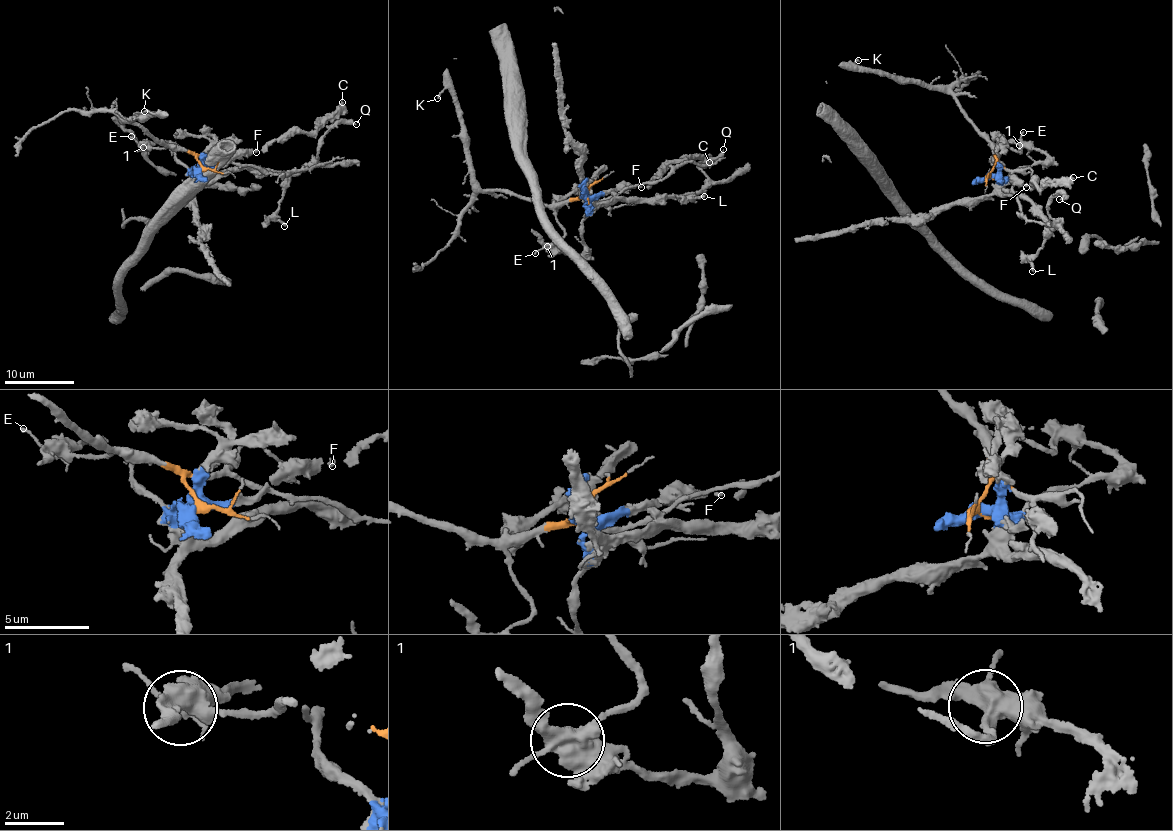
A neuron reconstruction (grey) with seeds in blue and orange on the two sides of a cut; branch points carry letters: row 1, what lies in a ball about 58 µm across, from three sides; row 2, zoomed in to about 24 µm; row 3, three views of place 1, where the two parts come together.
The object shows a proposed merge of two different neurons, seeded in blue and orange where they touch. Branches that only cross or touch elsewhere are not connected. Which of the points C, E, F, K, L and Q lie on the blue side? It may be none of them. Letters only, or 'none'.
C, F, L, Q

